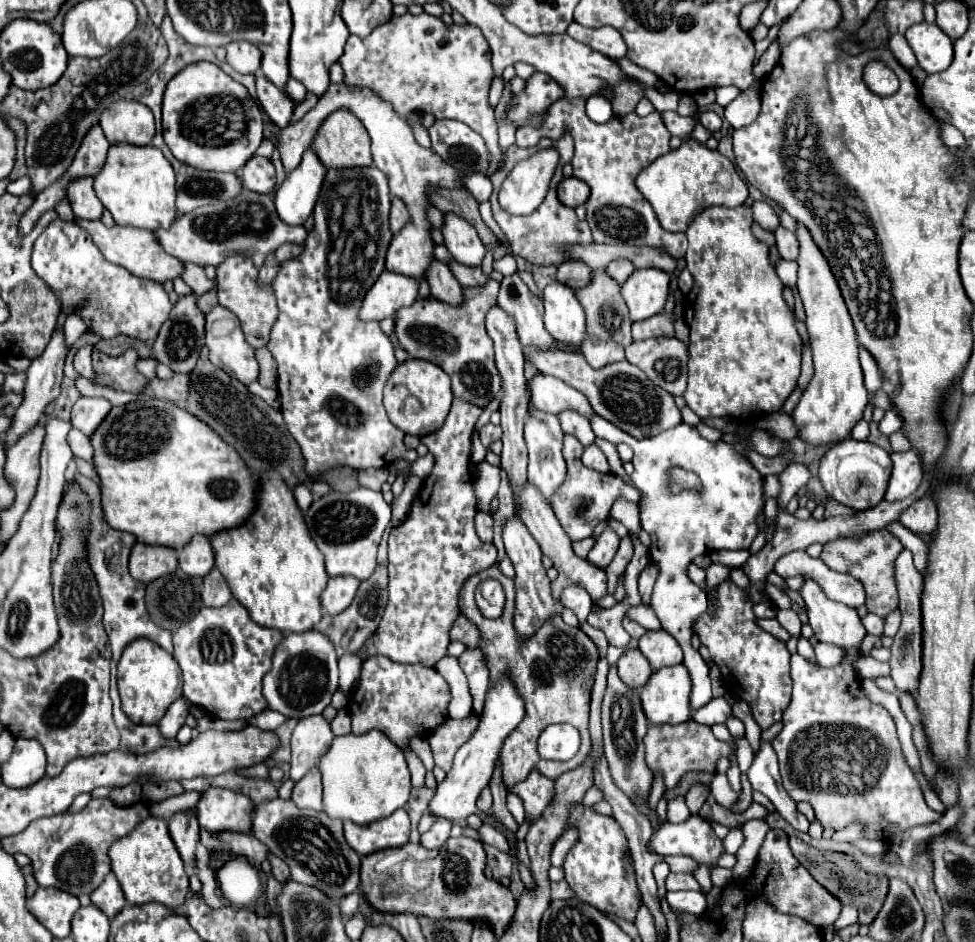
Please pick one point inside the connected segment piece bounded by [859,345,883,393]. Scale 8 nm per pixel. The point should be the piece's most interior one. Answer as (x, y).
(873, 378)

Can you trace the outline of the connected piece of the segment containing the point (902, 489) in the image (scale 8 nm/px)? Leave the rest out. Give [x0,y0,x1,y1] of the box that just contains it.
[885,451,923,501]

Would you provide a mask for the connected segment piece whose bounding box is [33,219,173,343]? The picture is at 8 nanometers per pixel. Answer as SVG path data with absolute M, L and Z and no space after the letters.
M55 219L39 235L33 247L33 269L59 297L61 309L73 309L71 313L87 321L87 331L101 339L127 335L153 343L173 307L161 283L135 277L127 269L109 263L73 221Z

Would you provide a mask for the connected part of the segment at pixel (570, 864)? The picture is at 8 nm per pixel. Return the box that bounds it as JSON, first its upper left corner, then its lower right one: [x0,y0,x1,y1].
[565,805,639,921]

